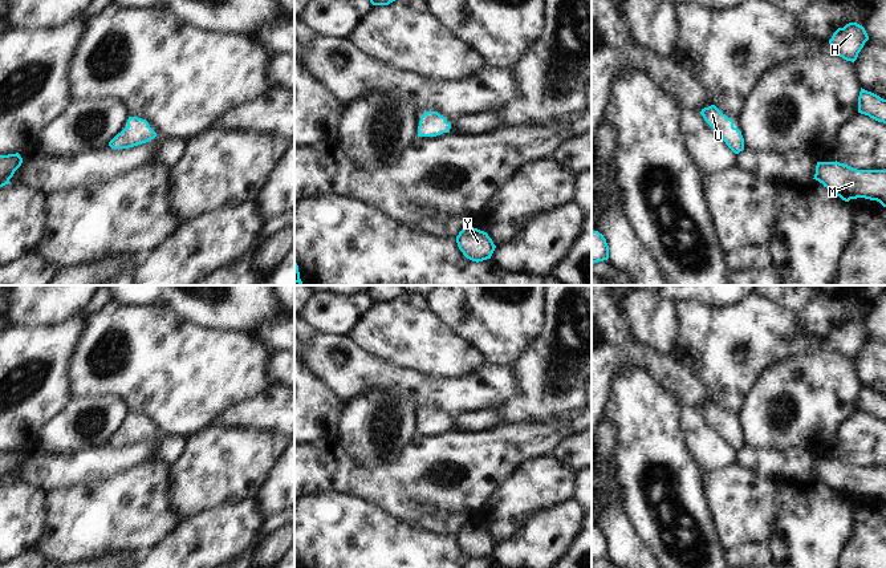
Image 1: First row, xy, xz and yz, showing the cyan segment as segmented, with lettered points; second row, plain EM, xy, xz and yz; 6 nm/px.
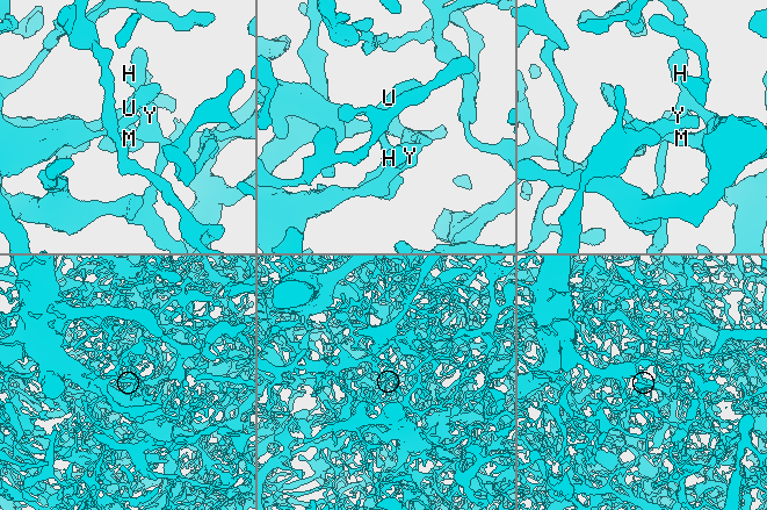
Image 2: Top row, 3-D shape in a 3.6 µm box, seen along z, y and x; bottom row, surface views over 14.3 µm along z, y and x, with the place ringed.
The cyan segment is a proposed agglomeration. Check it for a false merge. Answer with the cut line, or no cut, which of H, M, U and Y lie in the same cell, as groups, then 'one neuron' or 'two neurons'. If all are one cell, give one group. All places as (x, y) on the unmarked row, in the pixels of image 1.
no cut; H M U Y; one neuron

